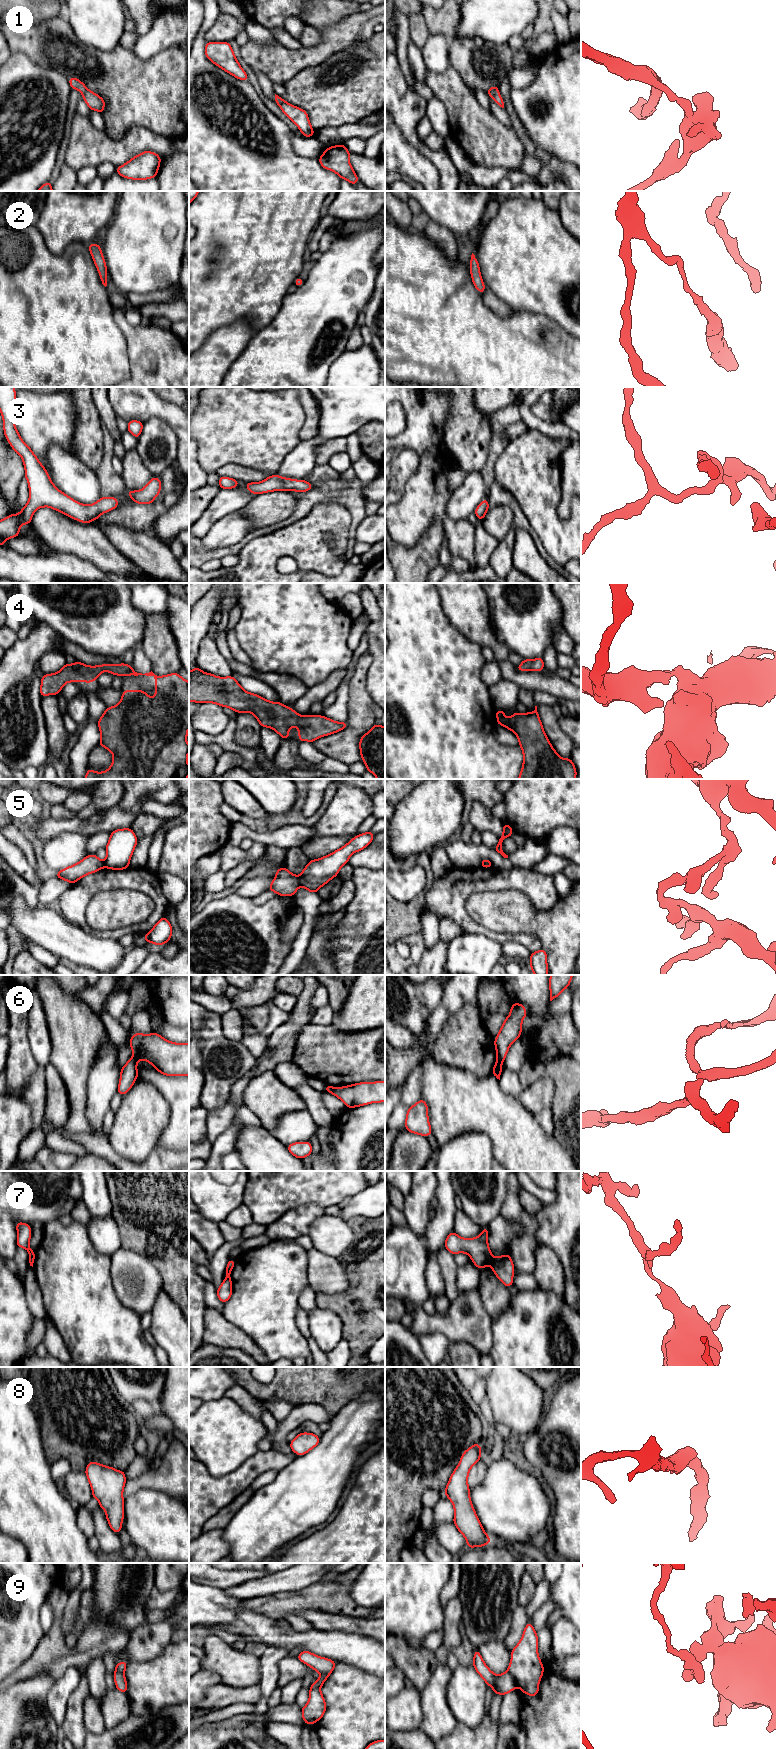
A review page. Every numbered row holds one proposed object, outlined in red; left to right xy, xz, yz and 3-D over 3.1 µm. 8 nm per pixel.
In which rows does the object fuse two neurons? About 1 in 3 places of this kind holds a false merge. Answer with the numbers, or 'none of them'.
1, 5, 6, 7, 9

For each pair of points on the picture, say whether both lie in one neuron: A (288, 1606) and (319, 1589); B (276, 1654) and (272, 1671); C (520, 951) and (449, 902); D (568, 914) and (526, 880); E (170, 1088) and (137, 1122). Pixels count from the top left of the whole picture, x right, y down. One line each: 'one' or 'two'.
A: one
B: one
C: two
D: two
E: two

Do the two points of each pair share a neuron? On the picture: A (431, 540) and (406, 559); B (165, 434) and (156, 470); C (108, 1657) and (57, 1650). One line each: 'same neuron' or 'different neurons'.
A: same neuron
B: same neuron
C: different neurons

